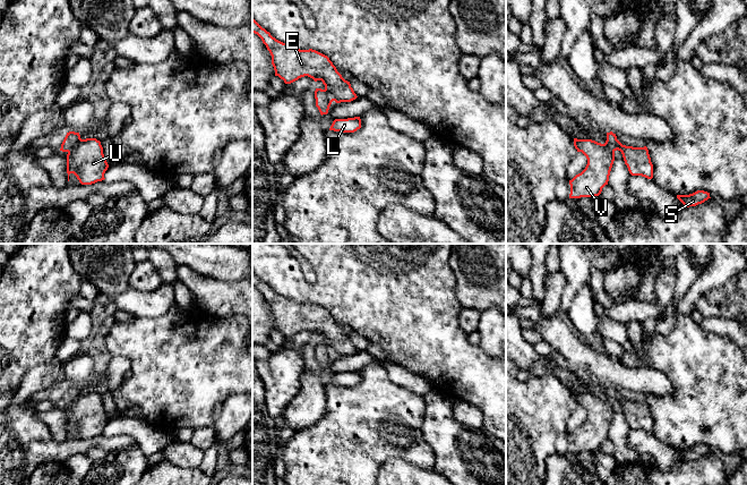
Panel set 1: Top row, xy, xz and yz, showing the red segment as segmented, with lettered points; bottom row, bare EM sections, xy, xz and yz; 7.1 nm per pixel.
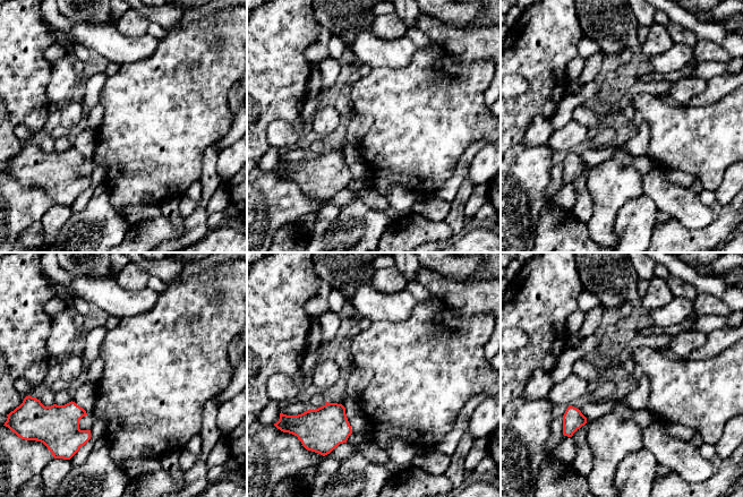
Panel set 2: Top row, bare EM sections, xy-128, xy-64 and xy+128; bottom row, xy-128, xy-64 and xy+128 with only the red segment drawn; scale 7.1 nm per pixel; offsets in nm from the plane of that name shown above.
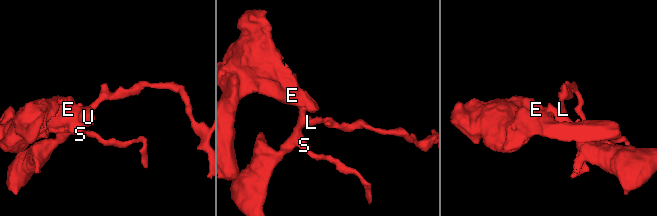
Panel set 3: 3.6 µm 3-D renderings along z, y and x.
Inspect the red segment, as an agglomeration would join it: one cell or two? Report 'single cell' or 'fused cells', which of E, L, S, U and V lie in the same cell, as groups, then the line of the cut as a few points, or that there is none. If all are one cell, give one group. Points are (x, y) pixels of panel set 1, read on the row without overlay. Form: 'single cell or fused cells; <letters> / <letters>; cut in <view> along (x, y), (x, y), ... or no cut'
fused cells; E U V / L S; cut in xy along (82, 393), (67, 405)

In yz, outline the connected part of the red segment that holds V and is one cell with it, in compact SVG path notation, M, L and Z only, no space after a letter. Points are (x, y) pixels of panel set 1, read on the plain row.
M574 392L574 400L586 410L587 418L581 427L569 434L569 452L599 450L608 439L615 403L607 397L601 398L592 393Z

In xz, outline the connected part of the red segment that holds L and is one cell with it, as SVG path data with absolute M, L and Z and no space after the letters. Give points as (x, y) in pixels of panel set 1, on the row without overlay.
M360 371L347 372L347 373L335 373L329 384L340 386L354 386L361 382Z

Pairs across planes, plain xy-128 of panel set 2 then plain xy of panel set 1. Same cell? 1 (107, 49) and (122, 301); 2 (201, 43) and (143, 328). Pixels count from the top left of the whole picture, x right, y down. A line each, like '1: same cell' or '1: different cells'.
1: same cell
2: same cell

